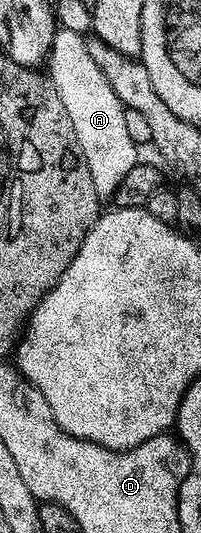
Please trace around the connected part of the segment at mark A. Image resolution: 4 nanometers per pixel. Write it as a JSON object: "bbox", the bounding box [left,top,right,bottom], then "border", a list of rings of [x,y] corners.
{"bbox":[46,28,138,199],"border":[[[57,28],[46,73],[62,99],[62,107],[66,107],[66,115],[70,115],[70,123],[74,123],[74,135],[90,167],[90,179],[94,179],[94,191],[101,199],[111,198],[118,183],[126,179],[126,171],[138,163],[138,146],[126,132],[124,104],[114,95],[114,87],[106,83],[94,59],[90,59],[85,38],[78,31]]]}

